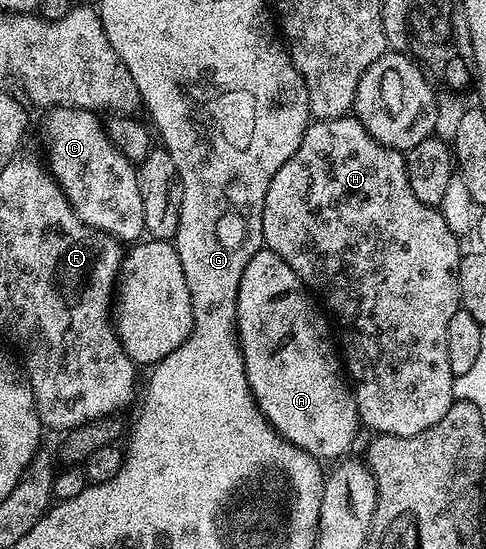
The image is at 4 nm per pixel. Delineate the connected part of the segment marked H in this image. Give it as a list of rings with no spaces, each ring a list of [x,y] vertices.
[[[347,114],[347,115],[345,115],[345,116],[341,116],[341,117],[340,117],[340,118],[336,118],[336,119],[335,119],[335,120],[314,120],[314,121],[313,121],[313,122],[311,122],[311,124],[309,124],[309,126],[307,126],[307,127],[306,127],[306,133],[305,133],[305,134],[304,134],[304,138],[303,138],[303,139],[302,139],[302,141],[301,141],[301,142],[300,142],[300,146],[299,146],[299,147],[298,147],[298,149],[297,149],[297,150],[296,150],[296,154],[292,154],[292,158],[288,158],[288,162],[284,162],[284,166],[280,166],[280,170],[276,170],[276,174],[275,174],[275,175],[274,175],[274,177],[273,177],[273,178],[272,178],[272,182],[271,182],[271,183],[270,183],[270,185],[269,185],[269,186],[268,186],[268,194],[267,194],[267,195],[266,195],[266,197],[265,197],[265,198],[264,198],[264,214],[263,214],[263,215],[262,215],[262,243],[263,243],[263,245],[265,245],[265,247],[268,247],[268,248],[270,248],[270,249],[271,249],[271,250],[272,250],[272,251],[274,251],[274,252],[275,252],[275,253],[276,253],[276,255],[278,255],[278,256],[279,256],[279,257],[280,257],[280,258],[281,258],[281,260],[283,260],[283,261],[284,261],[284,262],[288,262],[288,266],[289,266],[289,267],[290,267],[290,268],[291,268],[291,270],[293,270],[293,272],[294,272],[294,273],[295,273],[295,274],[296,274],[296,275],[297,275],[297,276],[298,276],[298,277],[300,277],[300,278],[301,278],[301,280],[302,280],[302,283],[303,283],[303,284],[305,284],[305,285],[306,285],[306,287],[307,287],[307,289],[309,289],[309,291],[310,291],[310,292],[311,292],[311,293],[313,293],[313,295],[314,295],[314,296],[315,296],[315,297],[317,297],[317,299],[318,299],[318,300],[319,300],[319,301],[321,301],[321,303],[322,303],[322,304],[323,304],[323,305],[324,305],[324,308],[325,308],[325,311],[326,311],[326,312],[327,312],[327,313],[329,313],[329,315],[330,315],[330,316],[331,316],[331,317],[332,317],[332,320],[333,320],[333,316],[332,316],[332,315],[334,315],[334,320],[335,320],[335,321],[334,321],[334,320],[333,320],[333,323],[334,323],[334,324],[335,324],[335,325],[336,325],[336,328],[337,328],[337,324],[336,324],[336,323],[338,323],[338,328],[339,328],[339,330],[340,330],[340,331],[342,331],[342,344],[341,344],[341,340],[340,340],[340,352],[341,352],[341,355],[342,355],[342,356],[343,356],[343,357],[344,357],[344,368],[345,368],[345,371],[346,371],[346,372],[347,372],[347,373],[348,373],[348,376],[349,376],[349,379],[350,379],[350,380],[351,380],[351,381],[352,381],[352,391],[353,391],[353,394],[354,394],[354,400],[355,400],[355,401],[356,401],[356,403],[357,403],[357,404],[358,404],[358,418],[359,418],[359,421],[361,421],[361,423],[362,423],[362,424],[363,424],[363,425],[365,425],[365,427],[366,427],[366,424],[367,424],[367,426],[368,426],[368,427],[370,427],[370,428],[371,428],[371,430],[372,430],[372,431],[371,431],[371,433],[374,433],[374,434],[381,434],[381,435],[384,435],[384,436],[415,436],[415,435],[416,435],[416,434],[420,434],[420,430],[428,430],[428,426],[436,426],[436,422],[440,422],[440,418],[444,418],[444,414],[448,414],[448,410],[449,410],[449,409],[450,409],[450,407],[452,407],[452,405],[454,405],[454,402],[455,402],[455,396],[454,396],[454,379],[455,379],[455,377],[454,377],[454,375],[453,375],[453,374],[452,374],[452,365],[451,365],[451,364],[450,364],[450,363],[449,363],[449,362],[448,362],[448,322],[449,322],[449,320],[451,320],[451,319],[452,319],[452,314],[456,314],[456,310],[457,310],[457,309],[458,309],[458,307],[460,307],[460,301],[459,301],[459,299],[458,299],[458,271],[459,271],[459,270],[460,270],[460,262],[461,262],[461,261],[462,261],[462,257],[463,257],[463,255],[464,255],[464,248],[461,248],[461,246],[460,246],[460,245],[458,245],[458,244],[461,244],[461,243],[460,243],[460,240],[459,240],[459,237],[456,237],[456,236],[454,236],[454,235],[453,235],[453,234],[452,234],[452,230],[448,230],[448,222],[444,222],[444,218],[443,218],[443,217],[442,217],[442,213],[441,213],[441,211],[439,211],[439,209],[438,209],[438,208],[430,208],[430,207],[429,207],[429,206],[427,206],[427,205],[426,205],[426,204],[425,204],[425,203],[424,203],[424,202],[420,202],[420,201],[419,201],[419,200],[418,200],[418,199],[417,199],[417,198],[416,198],[416,194],[412,194],[412,186],[408,186],[408,178],[407,178],[407,177],[406,177],[406,157],[405,157],[405,155],[403,155],[403,153],[402,153],[402,152],[401,152],[401,151],[398,151],[398,150],[396,150],[396,149],[392,149],[392,148],[389,148],[389,147],[388,147],[388,146],[386,146],[386,145],[382,145],[382,144],[381,144],[381,143],[380,143],[380,142],[378,142],[378,141],[377,141],[377,140],[376,140],[376,138],[374,138],[374,137],[373,137],[373,136],[372,136],[372,134],[370,134],[370,133],[369,133],[369,132],[368,132],[368,130],[366,130],[366,129],[365,129],[365,127],[364,127],[364,125],[362,125],[362,124],[361,124],[361,122],[360,122],[360,121],[359,121],[359,120],[358,120],[358,119],[357,119],[357,118],[355,118],[355,117],[354,117],[354,116],[353,116],[353,115],[350,115],[350,114]]]

